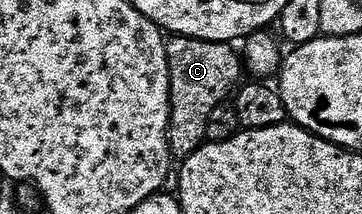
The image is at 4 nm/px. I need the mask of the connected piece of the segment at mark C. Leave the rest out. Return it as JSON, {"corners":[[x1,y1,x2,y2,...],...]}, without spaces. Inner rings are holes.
{"corners":[[181,35,167,40,166,83,176,89,176,131,184,131,184,119,195,119,192,111,196,111,200,103,207,103,211,109,215,108,219,99,233,90,234,84,241,78,242,63,237,52,235,55,232,49,227,43,187,39]]}

